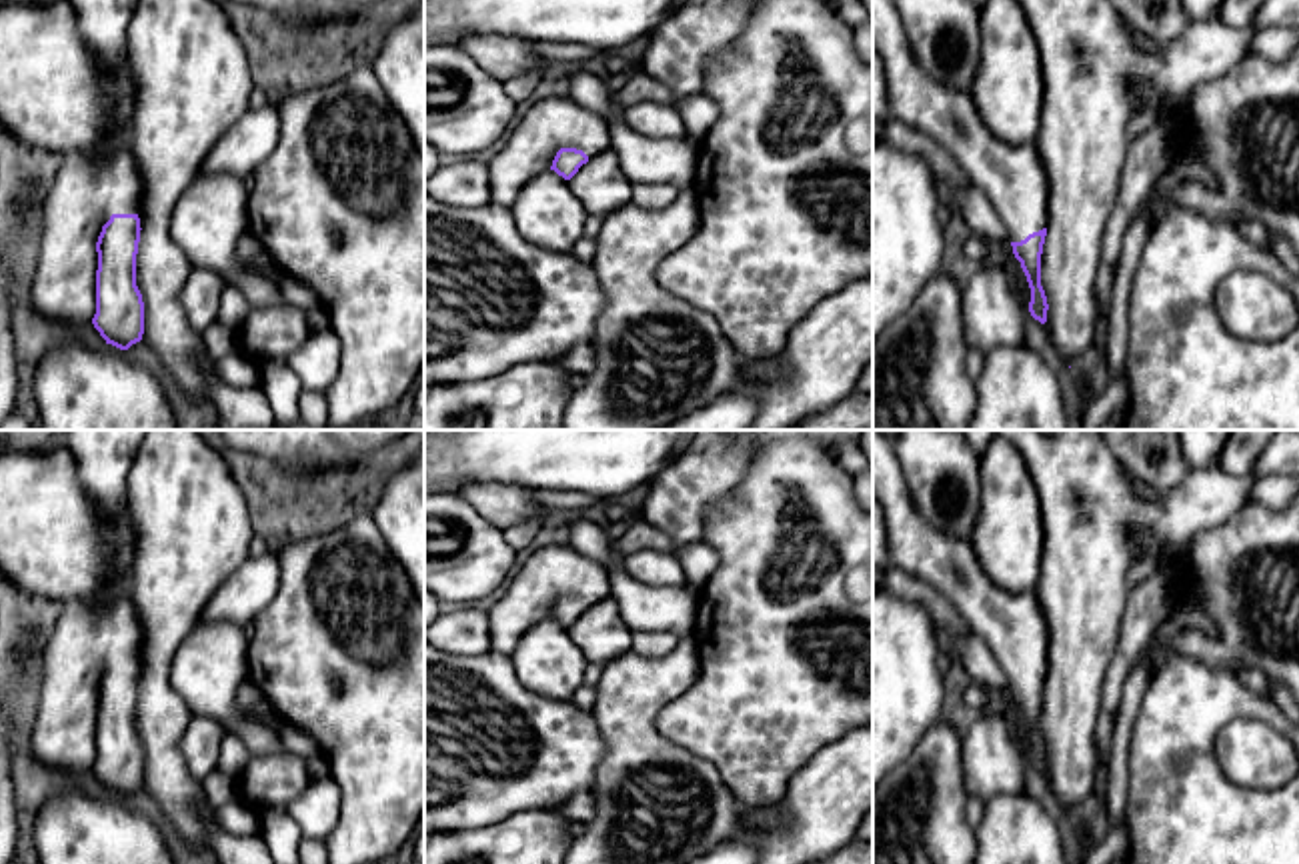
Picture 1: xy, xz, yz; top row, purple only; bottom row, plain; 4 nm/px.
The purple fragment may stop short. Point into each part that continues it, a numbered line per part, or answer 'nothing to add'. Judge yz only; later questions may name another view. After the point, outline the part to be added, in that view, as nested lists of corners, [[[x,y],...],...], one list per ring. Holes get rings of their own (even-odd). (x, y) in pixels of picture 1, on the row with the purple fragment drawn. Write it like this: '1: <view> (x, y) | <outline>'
1: yz (1013, 178) | [[[873,0],[873,50],[883,60],[893,116],[931,136],[961,166],[999,214],[1009,240],[1021,242],[1043,230],[1047,226],[1049,180],[1037,146],[1011,146],[999,140],[983,124],[971,94],[937,84],[919,68],[893,0]]]

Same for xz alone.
1: xz (555, 122) | [[[548,96],[522,114],[504,148],[486,164],[490,202],[510,208],[526,182],[550,170],[560,148],[592,158],[610,144],[608,120],[570,96]]]

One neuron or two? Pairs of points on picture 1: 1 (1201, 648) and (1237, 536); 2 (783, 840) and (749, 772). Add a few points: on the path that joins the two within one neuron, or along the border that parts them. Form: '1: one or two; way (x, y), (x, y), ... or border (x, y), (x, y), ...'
1: one; way (1227, 632), (1227, 568)
2: two; border (801, 766), (791, 778), (787, 792), (773, 806)

